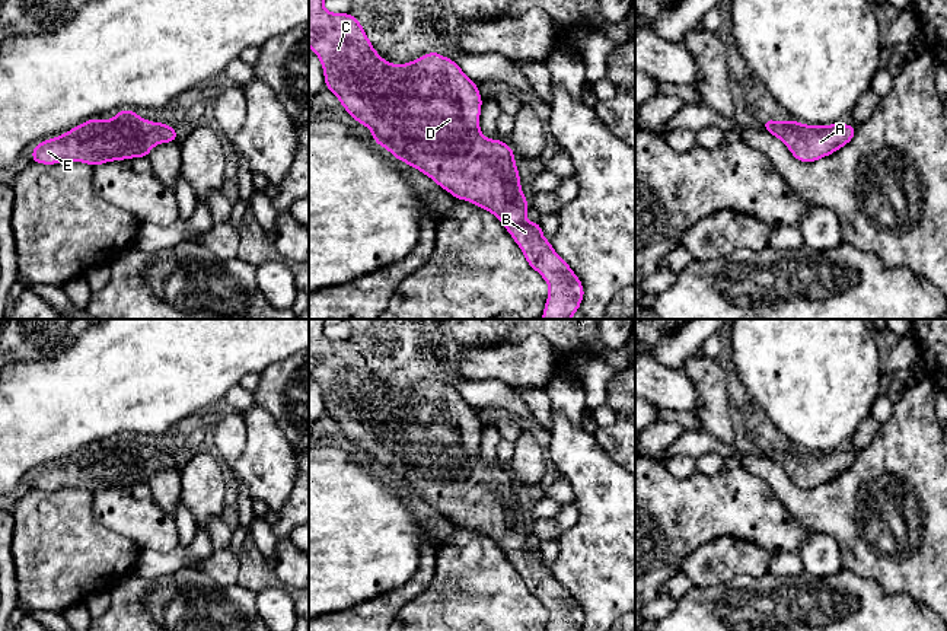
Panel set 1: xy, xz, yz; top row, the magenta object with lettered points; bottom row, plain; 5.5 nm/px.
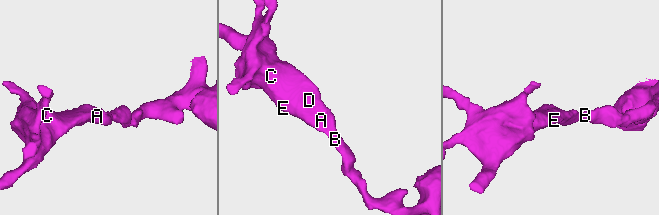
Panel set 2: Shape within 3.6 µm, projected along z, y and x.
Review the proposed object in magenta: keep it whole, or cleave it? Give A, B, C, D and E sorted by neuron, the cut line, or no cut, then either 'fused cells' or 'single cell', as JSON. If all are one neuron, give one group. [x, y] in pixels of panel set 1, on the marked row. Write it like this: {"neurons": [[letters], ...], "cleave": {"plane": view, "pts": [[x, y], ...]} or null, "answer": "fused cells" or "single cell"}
{"neurons": [["A", "B", "C", "D", "E"]], "cleave": null, "answer": "single cell"}

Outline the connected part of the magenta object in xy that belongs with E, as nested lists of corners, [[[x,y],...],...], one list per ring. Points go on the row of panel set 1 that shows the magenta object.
[[[121,109],[111,119],[92,118],[63,136],[38,143],[31,159],[32,163],[44,165],[85,162],[98,166],[147,157],[156,144],[170,141],[178,141],[173,127],[140,118],[133,109]]]

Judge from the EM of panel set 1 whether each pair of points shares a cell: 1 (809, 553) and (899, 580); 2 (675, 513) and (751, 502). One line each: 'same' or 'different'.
1: different
2: same

